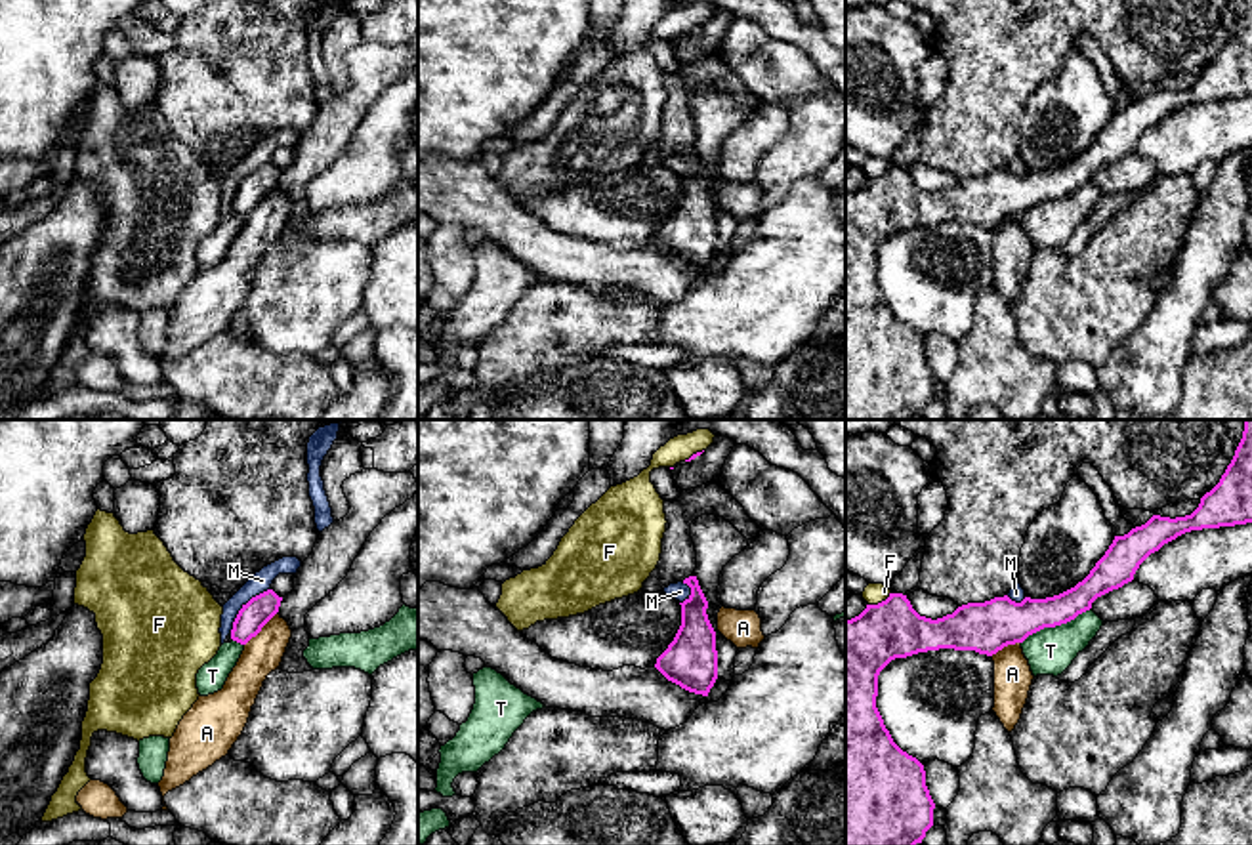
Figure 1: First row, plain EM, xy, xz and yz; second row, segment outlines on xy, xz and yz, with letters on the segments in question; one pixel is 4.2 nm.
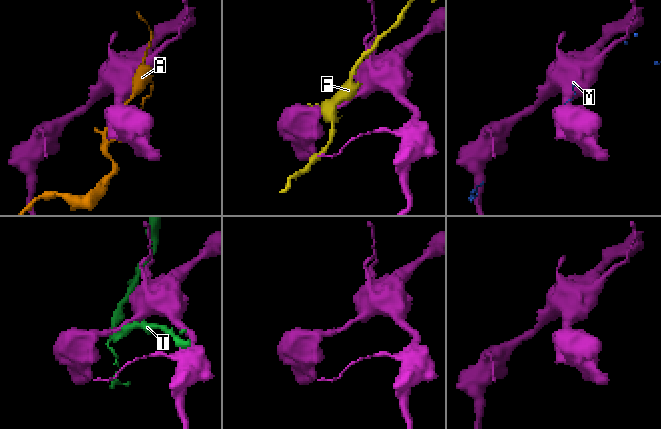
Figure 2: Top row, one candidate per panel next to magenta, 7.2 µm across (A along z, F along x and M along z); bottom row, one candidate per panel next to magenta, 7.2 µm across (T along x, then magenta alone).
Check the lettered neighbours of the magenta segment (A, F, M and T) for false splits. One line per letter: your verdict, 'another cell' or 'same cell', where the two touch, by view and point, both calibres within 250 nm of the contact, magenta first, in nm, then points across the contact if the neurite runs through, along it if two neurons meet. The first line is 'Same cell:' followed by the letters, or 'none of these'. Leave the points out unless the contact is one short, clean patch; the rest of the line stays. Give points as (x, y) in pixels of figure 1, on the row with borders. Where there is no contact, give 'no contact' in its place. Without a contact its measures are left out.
Same cell: none of these
A: another cell; meets magenta in xy at (262, 626); 120 nm thick on the magenta side, 160 nm on the other
F: another cell; meets magenta in yz at (882, 601); 280 nm thick on the magenta side, 90 nm on the other
M: another cell; meets magenta in xy at (241, 609); 120 nm thick on the magenta side, 90 nm on the other
T: another cell; meets magenta in yz at (1054, 626); 200 nm thick on the magenta side, 200 nm on the other; border along yz (1088, 609), (1065, 622), (1033, 632), (1022, 643)

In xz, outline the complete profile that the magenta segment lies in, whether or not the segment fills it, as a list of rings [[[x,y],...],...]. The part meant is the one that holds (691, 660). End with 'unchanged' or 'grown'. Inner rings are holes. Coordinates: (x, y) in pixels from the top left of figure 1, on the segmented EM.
[[[697,576],[685,578],[683,584],[691,587],[691,595],[679,603],[681,626],[655,668],[681,689],[708,696],[718,679],[716,631]]] | unchanged

